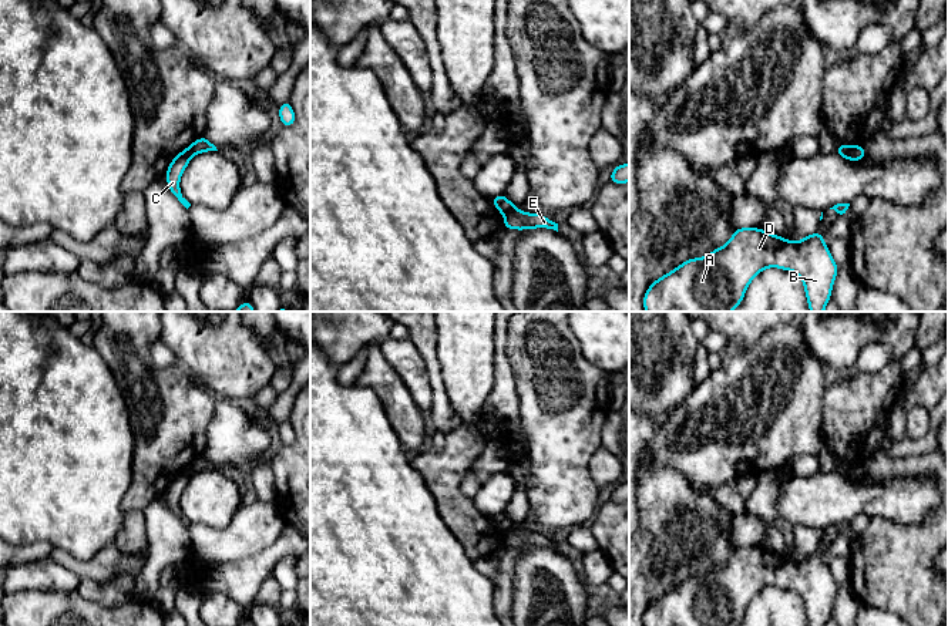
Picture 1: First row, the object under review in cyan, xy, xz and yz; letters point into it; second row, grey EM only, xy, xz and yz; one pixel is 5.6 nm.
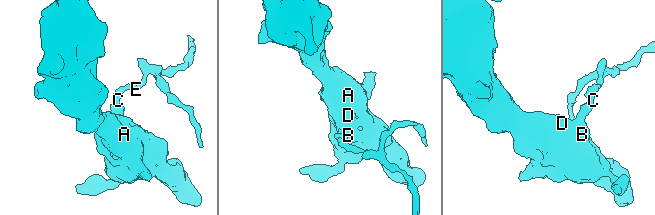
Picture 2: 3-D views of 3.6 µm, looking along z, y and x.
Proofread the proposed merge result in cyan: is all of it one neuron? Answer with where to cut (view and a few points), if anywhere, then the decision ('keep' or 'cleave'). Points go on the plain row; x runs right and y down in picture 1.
cut in yz along (847, 464), (847, 473), (851, 478); cleave

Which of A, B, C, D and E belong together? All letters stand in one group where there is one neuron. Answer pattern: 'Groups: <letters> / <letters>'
Groups: A B C D / E

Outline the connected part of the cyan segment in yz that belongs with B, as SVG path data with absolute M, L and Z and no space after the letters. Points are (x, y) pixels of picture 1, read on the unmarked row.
M737 546L725 565L716 566L705 576L688 578L652 600L643 613L643 626L737 626L747 605L767 586L799 593L809 626L826 626L830 620L838 585L824 563L824 552L814 551L793 561L760 546Z

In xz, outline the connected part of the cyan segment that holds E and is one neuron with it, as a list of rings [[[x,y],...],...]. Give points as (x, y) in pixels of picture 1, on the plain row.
[[[515,525],[504,534],[504,546],[517,549],[547,546],[558,551],[558,542],[545,536],[542,532],[522,531]]]

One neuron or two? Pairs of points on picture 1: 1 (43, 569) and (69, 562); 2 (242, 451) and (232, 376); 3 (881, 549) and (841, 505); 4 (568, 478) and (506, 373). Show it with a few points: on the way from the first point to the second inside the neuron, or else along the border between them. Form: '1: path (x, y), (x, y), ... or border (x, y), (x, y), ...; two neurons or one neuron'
1: border (50, 558), (78, 578); two neurons
2: border (218, 396), (232, 401); two neurons
3: border (870, 518), (886, 517), (903, 525); two neurons
4: border (507, 357), (513, 370), (518, 413), (523, 423); two neurons

